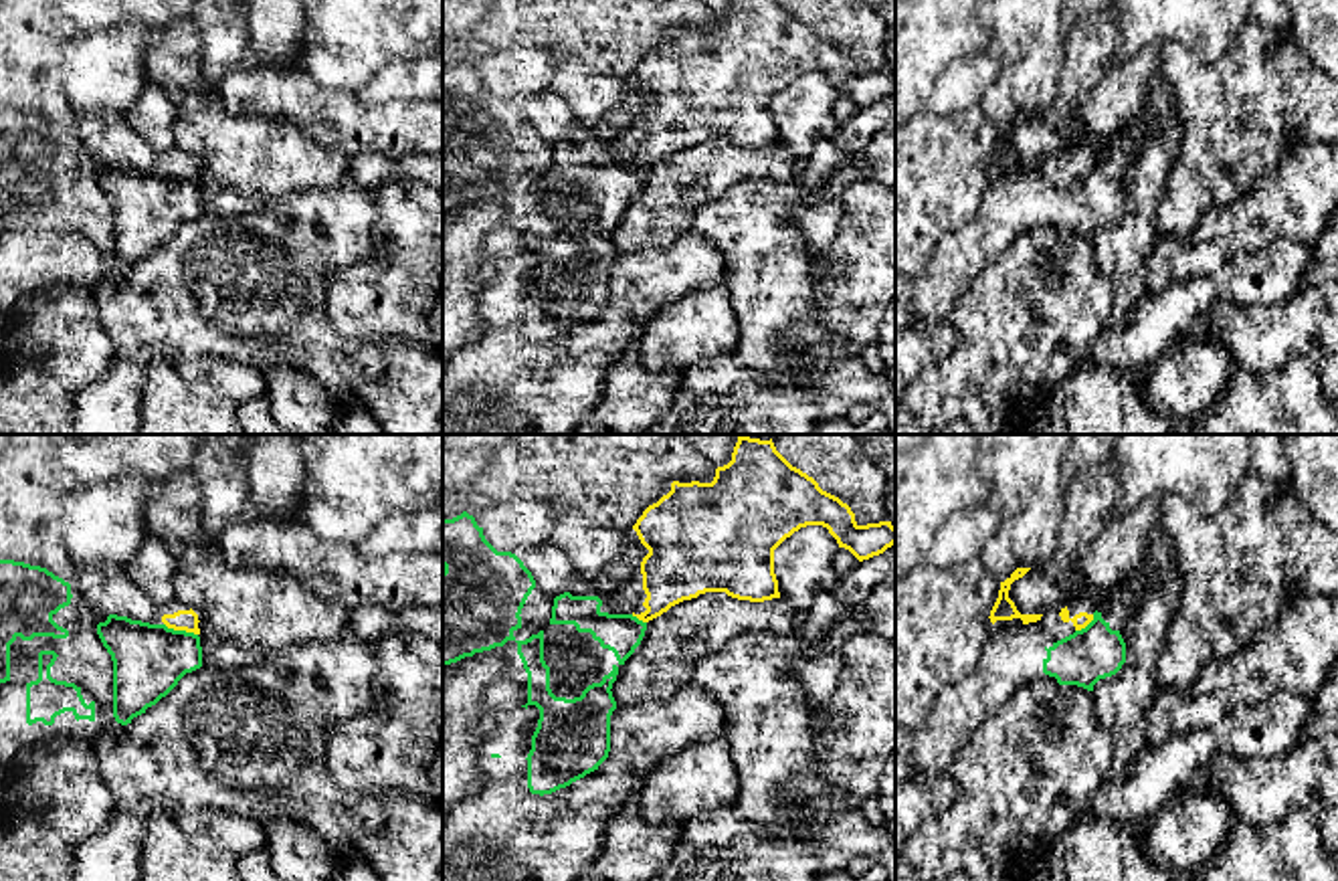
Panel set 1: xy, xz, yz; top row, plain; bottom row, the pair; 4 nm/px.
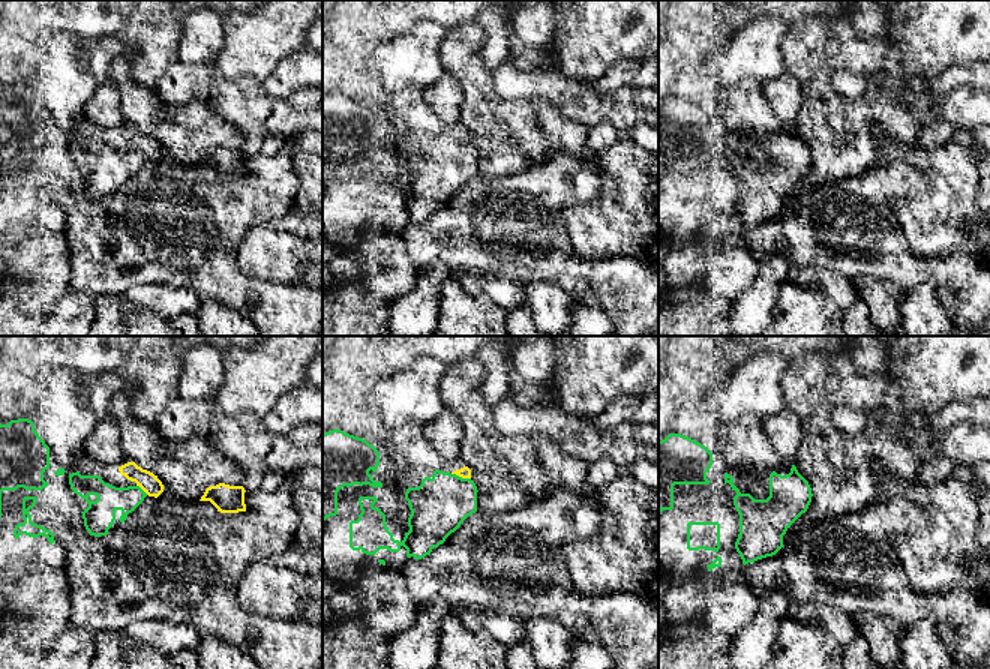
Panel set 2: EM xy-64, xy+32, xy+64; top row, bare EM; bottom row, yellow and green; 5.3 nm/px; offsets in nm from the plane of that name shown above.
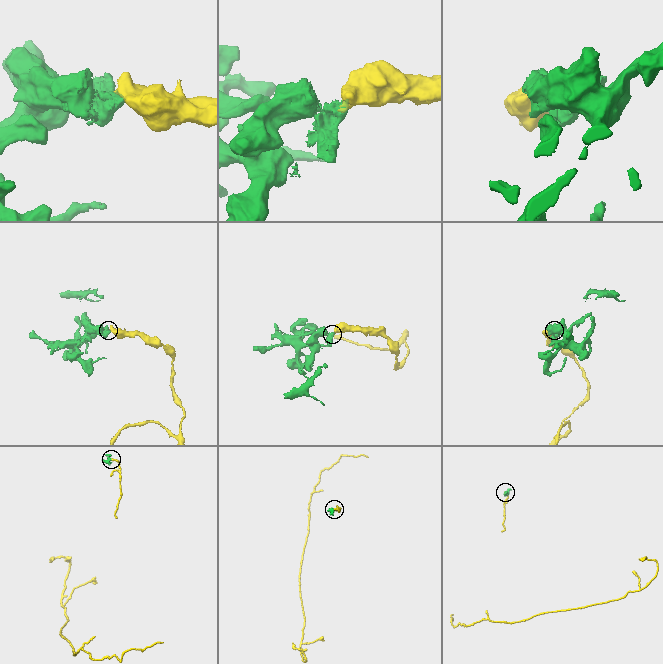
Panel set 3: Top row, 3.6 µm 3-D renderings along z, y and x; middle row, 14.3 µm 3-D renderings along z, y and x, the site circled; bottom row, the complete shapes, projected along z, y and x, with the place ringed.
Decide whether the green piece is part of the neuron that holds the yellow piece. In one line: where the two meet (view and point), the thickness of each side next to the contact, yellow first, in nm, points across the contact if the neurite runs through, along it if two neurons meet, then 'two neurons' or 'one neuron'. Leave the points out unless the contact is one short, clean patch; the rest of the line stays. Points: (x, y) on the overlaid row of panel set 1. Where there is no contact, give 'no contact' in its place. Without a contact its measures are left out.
xy (180, 629) | 80/280 nm | along xy (164, 623), (197, 635) | two neurons

